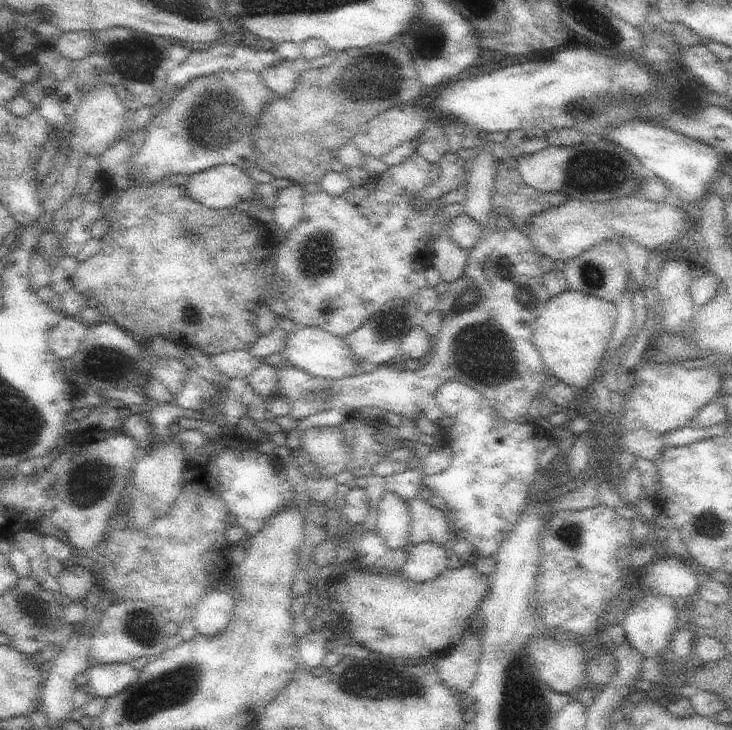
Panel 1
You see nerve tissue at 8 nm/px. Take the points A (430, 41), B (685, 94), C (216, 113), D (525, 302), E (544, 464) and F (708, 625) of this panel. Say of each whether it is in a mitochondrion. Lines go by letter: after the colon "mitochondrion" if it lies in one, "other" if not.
A: mitochondrion
B: other
C: mitochondrion
D: mitochondrion
E: other
F: other

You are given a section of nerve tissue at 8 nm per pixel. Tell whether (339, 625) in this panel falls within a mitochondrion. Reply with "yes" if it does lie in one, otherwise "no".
no

